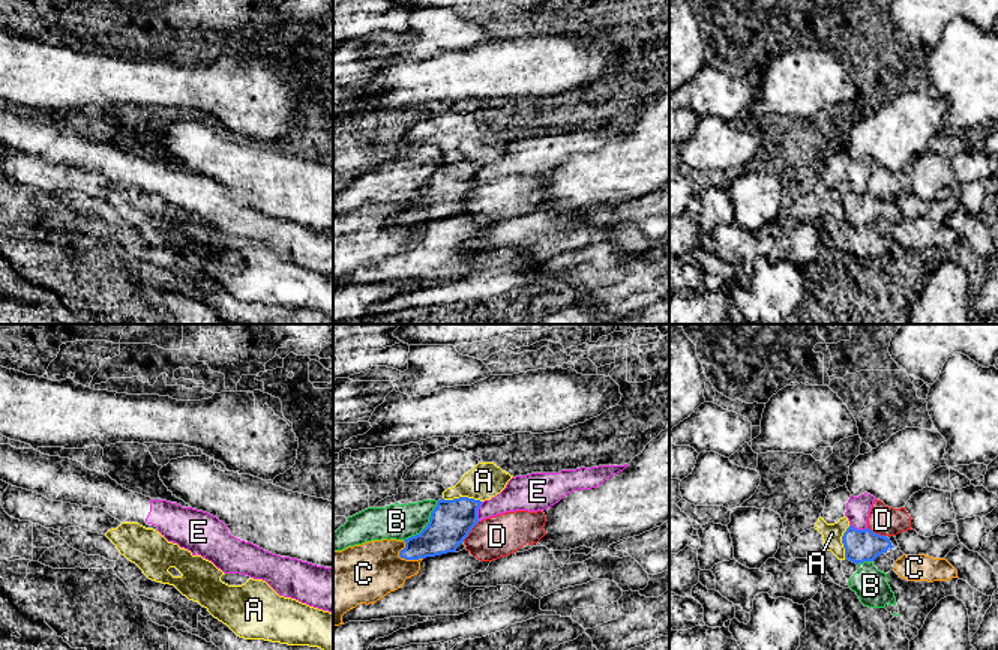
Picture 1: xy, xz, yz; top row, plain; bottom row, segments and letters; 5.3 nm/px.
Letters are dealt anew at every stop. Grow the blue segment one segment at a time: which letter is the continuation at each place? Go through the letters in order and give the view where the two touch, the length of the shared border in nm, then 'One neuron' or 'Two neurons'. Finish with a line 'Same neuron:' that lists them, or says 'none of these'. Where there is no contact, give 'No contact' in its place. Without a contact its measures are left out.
A: Touches blue in xz. Shared border 200 nm. Two neurons
B: Touches blue in xz. Shared border 280 nm. Two neurons
C: Touches blue in xz. Shared border 150 nm. Two neurons
D: Touches blue in xz. Shared border 140 nm. Two neurons
E: Touches blue in xz. Shared border 110 nm. Two neurons
Same neuron: none of these

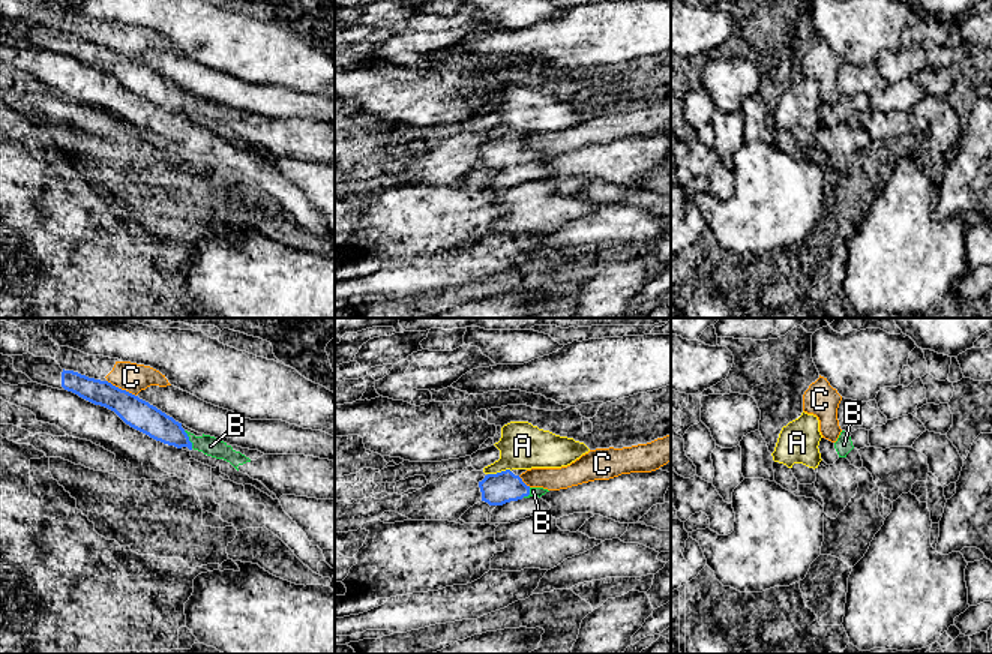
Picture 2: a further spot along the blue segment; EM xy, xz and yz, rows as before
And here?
A: Touches blue in xz. Shared border 130 nm. Two neurons
B: Touches blue in xy. Shared border 110 nm. One neuron
C: Touches blue in xy. Shared border 180 nm. Two neurons
Same neuron: B

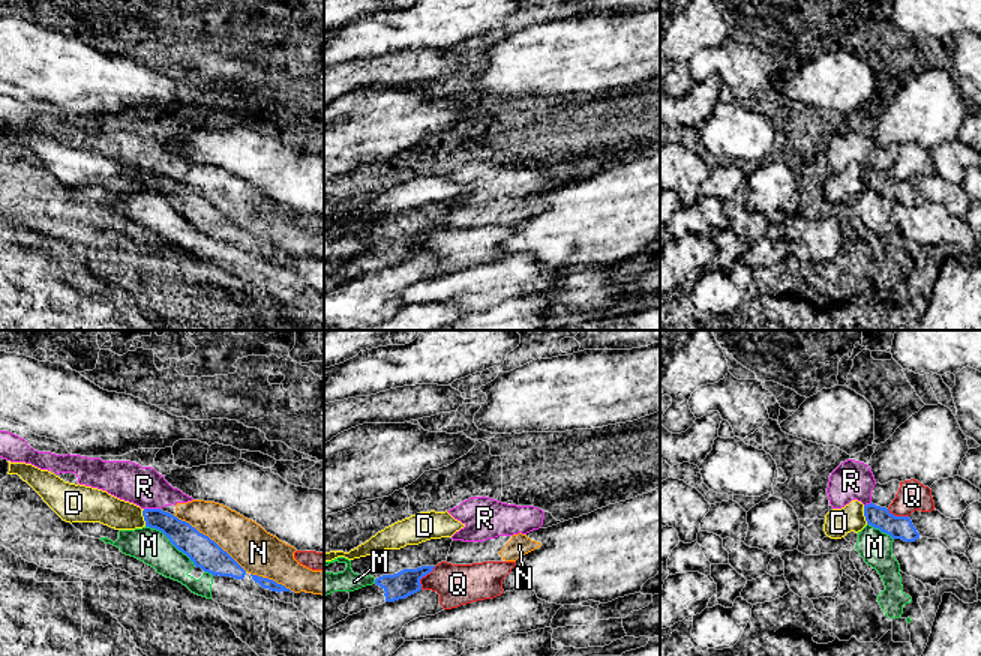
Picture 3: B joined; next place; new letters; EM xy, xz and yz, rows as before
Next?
D: Touches blue in xy. Shared border 100 nm. Two neurons
M: Touches blue in xy. Shared border 340 nm. Two neurons
N: Touches blue in xy. Shared border 500 nm. Two neurons
Q: Touches blue in xz. Shared border 150 nm. Two neurons
R: Touches blue in xy. Shared border 90 nm. Two neurons
Same neuron: none of these

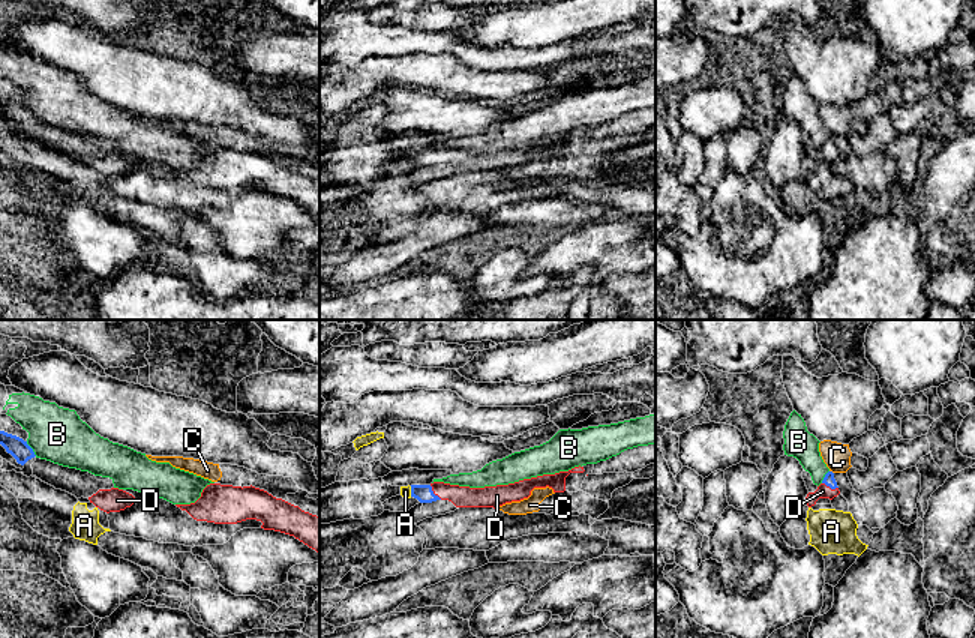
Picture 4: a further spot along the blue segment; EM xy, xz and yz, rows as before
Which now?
A: Touches blue in xz. Shared border 60 nm. Two neurons
B: Touches blue in xy. Shared border 100 nm. Two neurons
C: Touches blue in yz. Shared border 30 nm. Two neurons
D: Touches blue in xz. Shared border 100 nm. One neuron
Same neuron: D

